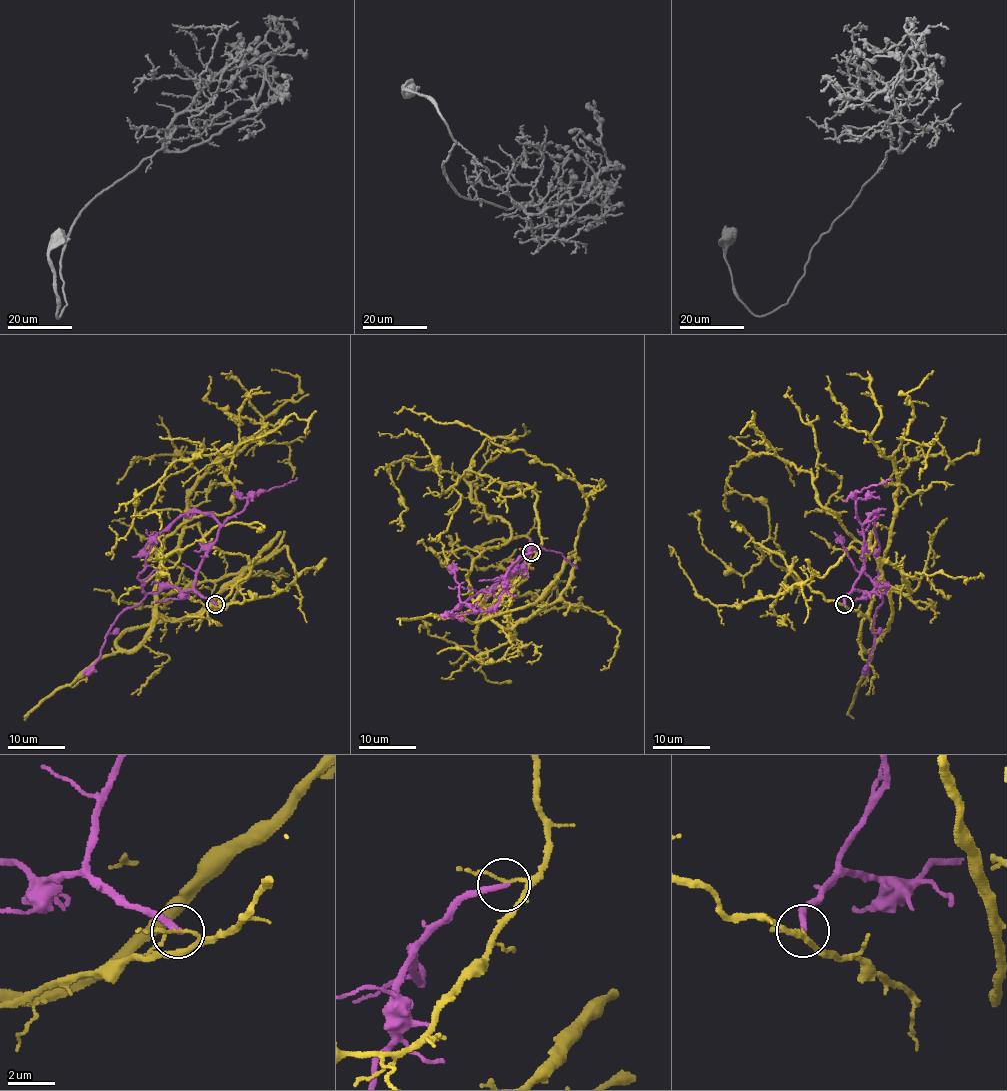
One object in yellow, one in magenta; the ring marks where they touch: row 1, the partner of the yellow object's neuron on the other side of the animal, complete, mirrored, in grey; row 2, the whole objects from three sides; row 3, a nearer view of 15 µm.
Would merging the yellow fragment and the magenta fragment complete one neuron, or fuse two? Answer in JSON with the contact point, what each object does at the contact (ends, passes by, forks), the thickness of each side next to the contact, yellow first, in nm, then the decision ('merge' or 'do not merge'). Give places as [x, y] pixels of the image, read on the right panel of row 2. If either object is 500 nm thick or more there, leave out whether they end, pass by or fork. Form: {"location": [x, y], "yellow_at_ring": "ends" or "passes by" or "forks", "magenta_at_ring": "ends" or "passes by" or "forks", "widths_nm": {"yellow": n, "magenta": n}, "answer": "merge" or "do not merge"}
{"location": [844, 604], "yellow_at_ring": "passes by", "magenta_at_ring": "ends", "widths_nm": {"yellow": 110, "magenta": 280}, "answer": "do not merge"}

